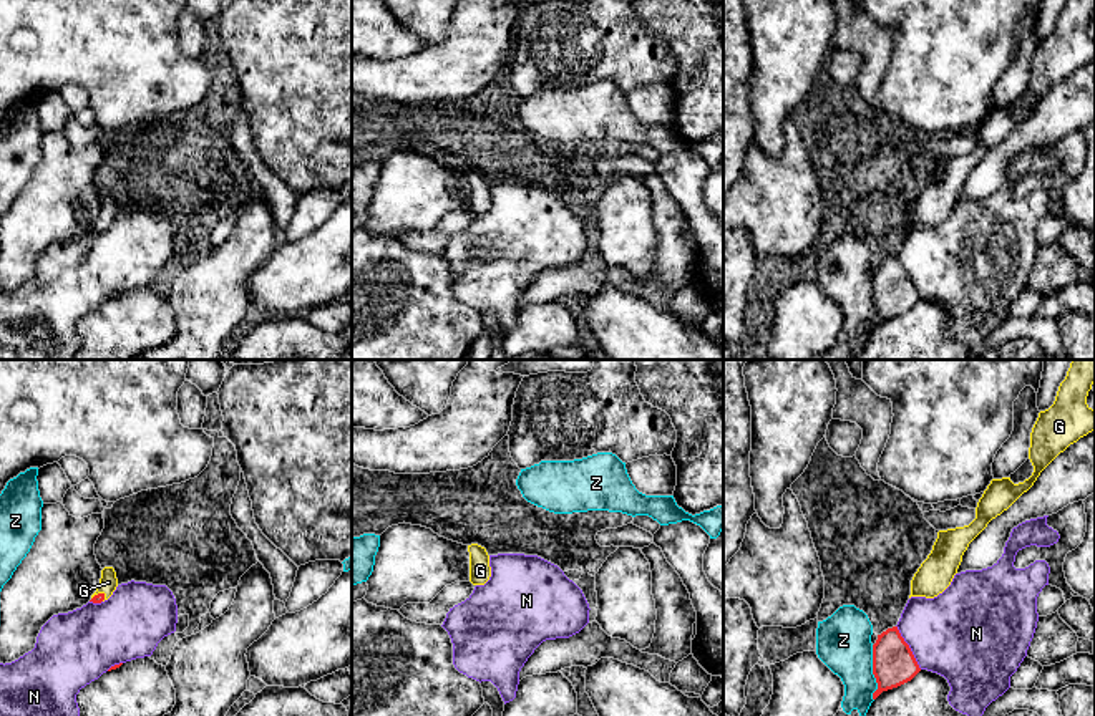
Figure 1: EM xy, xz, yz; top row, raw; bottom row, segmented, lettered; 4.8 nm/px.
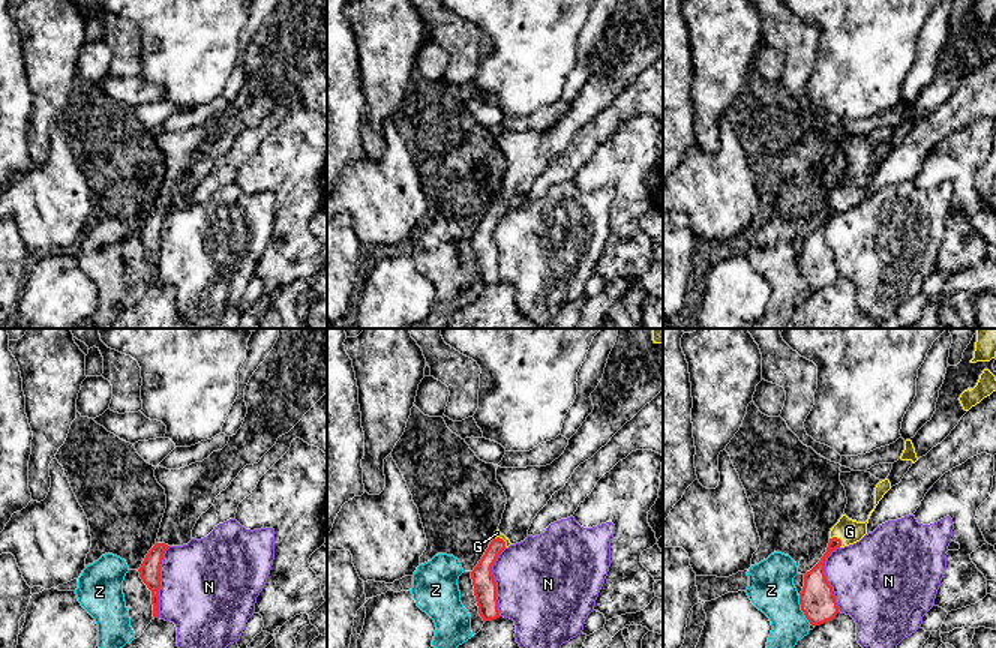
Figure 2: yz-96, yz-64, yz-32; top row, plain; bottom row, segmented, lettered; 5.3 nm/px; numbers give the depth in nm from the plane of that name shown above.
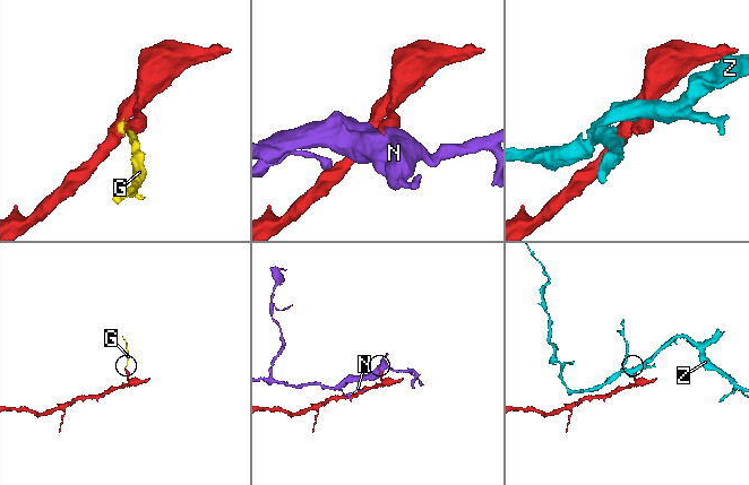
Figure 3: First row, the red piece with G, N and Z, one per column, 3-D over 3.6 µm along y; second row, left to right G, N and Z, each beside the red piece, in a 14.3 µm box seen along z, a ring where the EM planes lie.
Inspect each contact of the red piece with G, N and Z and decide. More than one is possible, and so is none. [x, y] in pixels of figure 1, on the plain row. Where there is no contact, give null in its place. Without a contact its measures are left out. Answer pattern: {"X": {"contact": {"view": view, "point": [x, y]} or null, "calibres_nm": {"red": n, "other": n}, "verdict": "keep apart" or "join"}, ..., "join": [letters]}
{"G": {"contact": {"view": "xy", "point": [98, 222]}, "calibres_nm": {"red": 50, "other": 90}, "verdict": "join"}, "N": {"contact": {"view": "yz", "point": [908, 275]}, "calibres_nm": {"red": 200, "other": 420}, "verdict": "keep apart"}, "Z": {"contact": {"view": "yz", "point": [873, 302]}, "calibres_nm": {"red": 200, "other": 280}, "verdict": "keep apart"}, "join": ["G"]}

